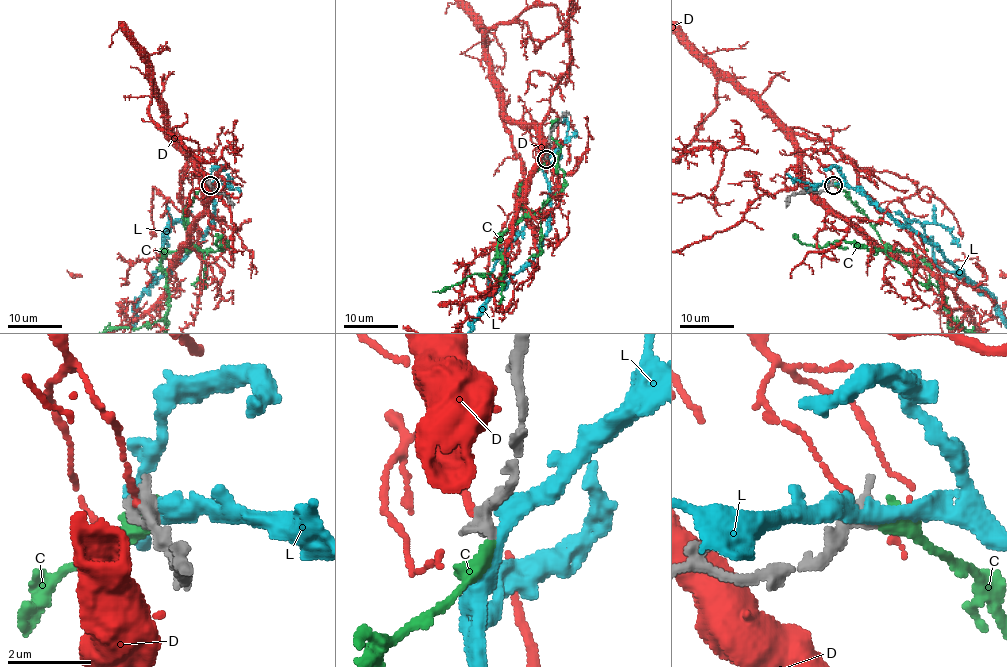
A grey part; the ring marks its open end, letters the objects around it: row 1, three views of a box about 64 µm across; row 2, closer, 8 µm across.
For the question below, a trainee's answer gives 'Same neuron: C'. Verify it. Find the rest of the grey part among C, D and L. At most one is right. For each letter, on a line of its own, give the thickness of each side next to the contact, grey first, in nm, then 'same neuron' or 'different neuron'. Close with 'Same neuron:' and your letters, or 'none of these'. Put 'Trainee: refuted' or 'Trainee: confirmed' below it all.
C: calibres 460 and 240 nm; same neuron
D: calibres 480 and 90 nm; different neuron
L: calibres 480 and 400 nm; different neuron
Same neuron: C
Trainee: confirmed

